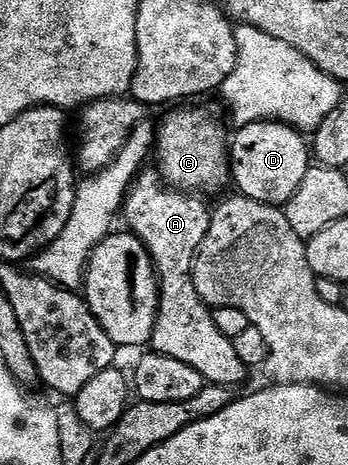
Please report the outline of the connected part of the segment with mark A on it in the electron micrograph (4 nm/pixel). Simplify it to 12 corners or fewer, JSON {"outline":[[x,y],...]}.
{"outline":[[154,168],[124,199],[160,282],[150,349],[209,385],[250,373],[192,278],[213,210]]}

